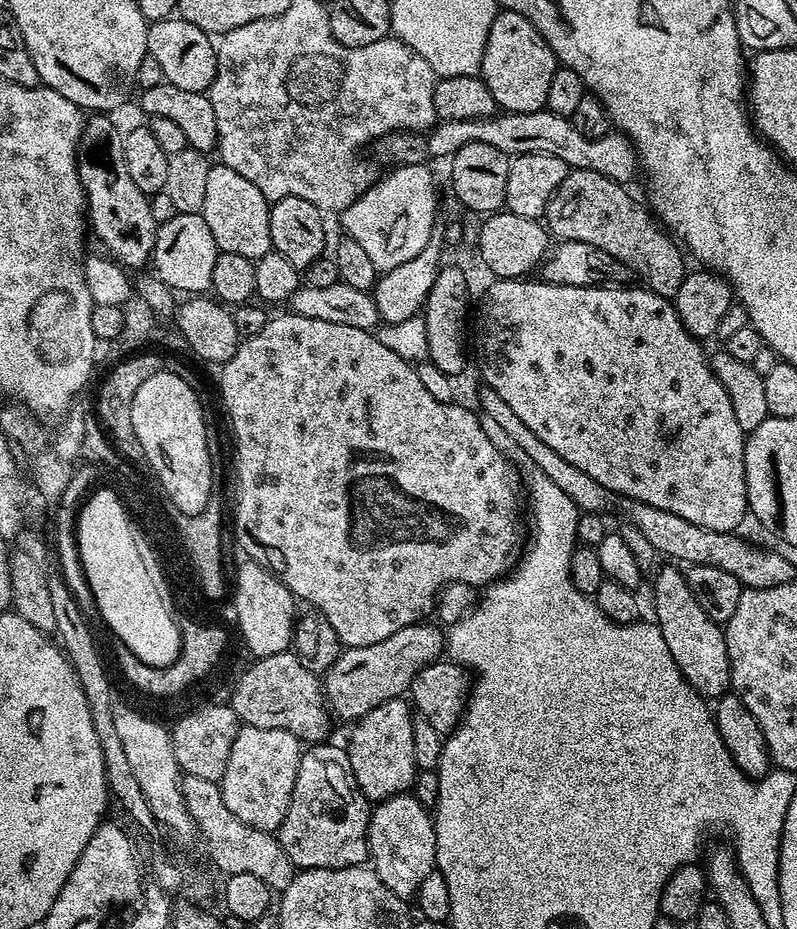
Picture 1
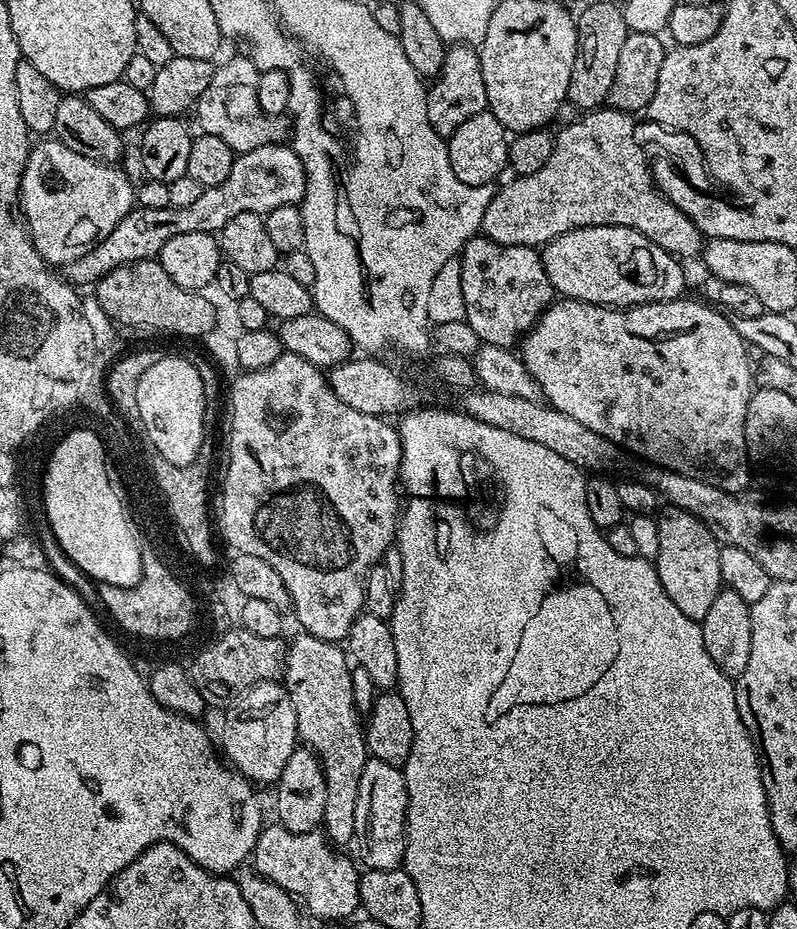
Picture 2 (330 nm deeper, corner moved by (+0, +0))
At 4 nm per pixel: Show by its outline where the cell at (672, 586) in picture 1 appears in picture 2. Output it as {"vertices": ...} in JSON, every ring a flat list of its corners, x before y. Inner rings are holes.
{"vertices":[[664,506,656,516,658,526,658,554,654,561,656,573,662,582,662,590,670,594,674,606,686,614,686,618,701,621,710,611,714,598,722,591,718,554,722,545,710,534,710,530,694,514,681,508]]}

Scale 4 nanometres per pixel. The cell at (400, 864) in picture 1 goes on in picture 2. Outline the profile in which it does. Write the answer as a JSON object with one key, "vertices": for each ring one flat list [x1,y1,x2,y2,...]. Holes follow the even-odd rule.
{"vertices":[[370,758,359,779,358,803,355,811,356,853,366,869,388,870,399,867,405,854,408,791,403,771,380,759]]}

